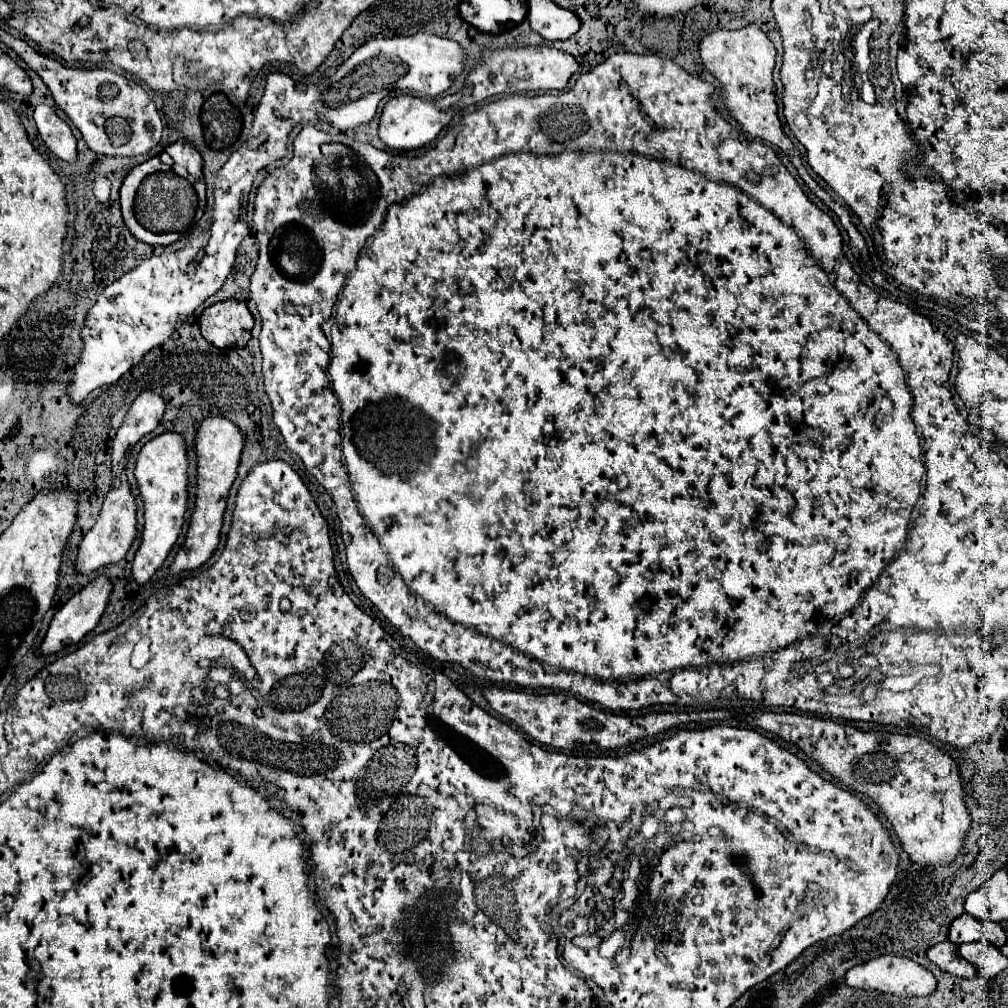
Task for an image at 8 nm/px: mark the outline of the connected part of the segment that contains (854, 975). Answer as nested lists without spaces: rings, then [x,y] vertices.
[[[882,954],[882,956],[876,956],[872,960],[848,970],[846,972],[846,984],[852,988],[880,990],[880,992],[890,992],[896,996],[924,996],[936,988],[936,978],[928,968],[920,966],[918,962],[914,962],[906,956]]]

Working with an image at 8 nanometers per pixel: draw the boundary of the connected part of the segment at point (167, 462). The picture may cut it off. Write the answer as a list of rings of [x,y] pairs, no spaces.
[[[164,432],[146,442],[138,454],[134,474],[144,500],[144,532],[132,562],[132,576],[138,584],[144,584],[168,558],[184,526],[188,508],[188,452],[184,438],[176,432]]]

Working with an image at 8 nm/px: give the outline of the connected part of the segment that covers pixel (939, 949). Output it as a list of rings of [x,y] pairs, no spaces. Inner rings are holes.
[[[950,940],[932,946],[932,948],[928,950],[928,958],[930,958],[940,970],[950,972],[950,974],[954,974],[954,976],[972,978],[972,976],[976,974],[976,968],[958,954],[958,946],[952,944]]]

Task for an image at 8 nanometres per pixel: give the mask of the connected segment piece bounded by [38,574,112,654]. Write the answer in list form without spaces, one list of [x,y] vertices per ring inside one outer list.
[[[98,576],[94,578],[90,584],[86,584],[78,594],[74,594],[52,618],[50,622],[50,628],[46,632],[46,638],[40,646],[40,654],[52,654],[52,652],[58,652],[66,646],[72,646],[72,644],[78,644],[90,630],[96,628],[96,624],[100,622],[100,616],[108,604],[108,598],[112,594],[112,582],[108,576]]]

